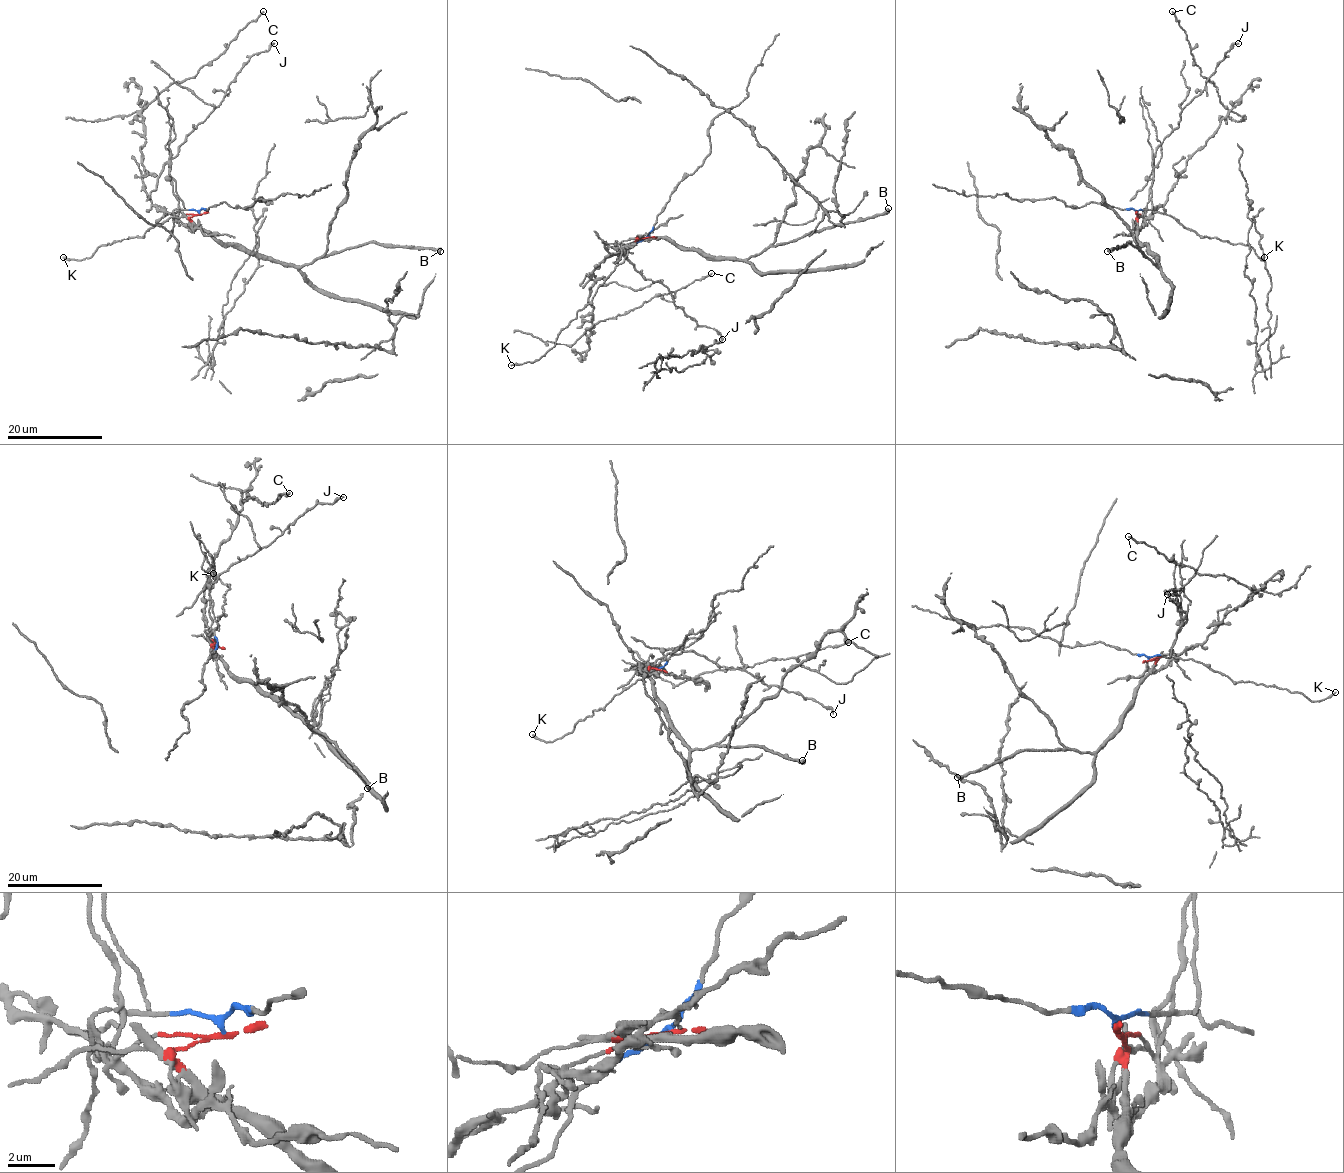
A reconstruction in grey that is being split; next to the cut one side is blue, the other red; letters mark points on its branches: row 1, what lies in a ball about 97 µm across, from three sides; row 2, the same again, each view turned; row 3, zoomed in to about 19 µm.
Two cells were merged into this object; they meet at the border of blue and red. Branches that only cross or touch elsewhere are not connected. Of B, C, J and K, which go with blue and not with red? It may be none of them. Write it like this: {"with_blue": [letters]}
{"with_blue": ["K"]}

